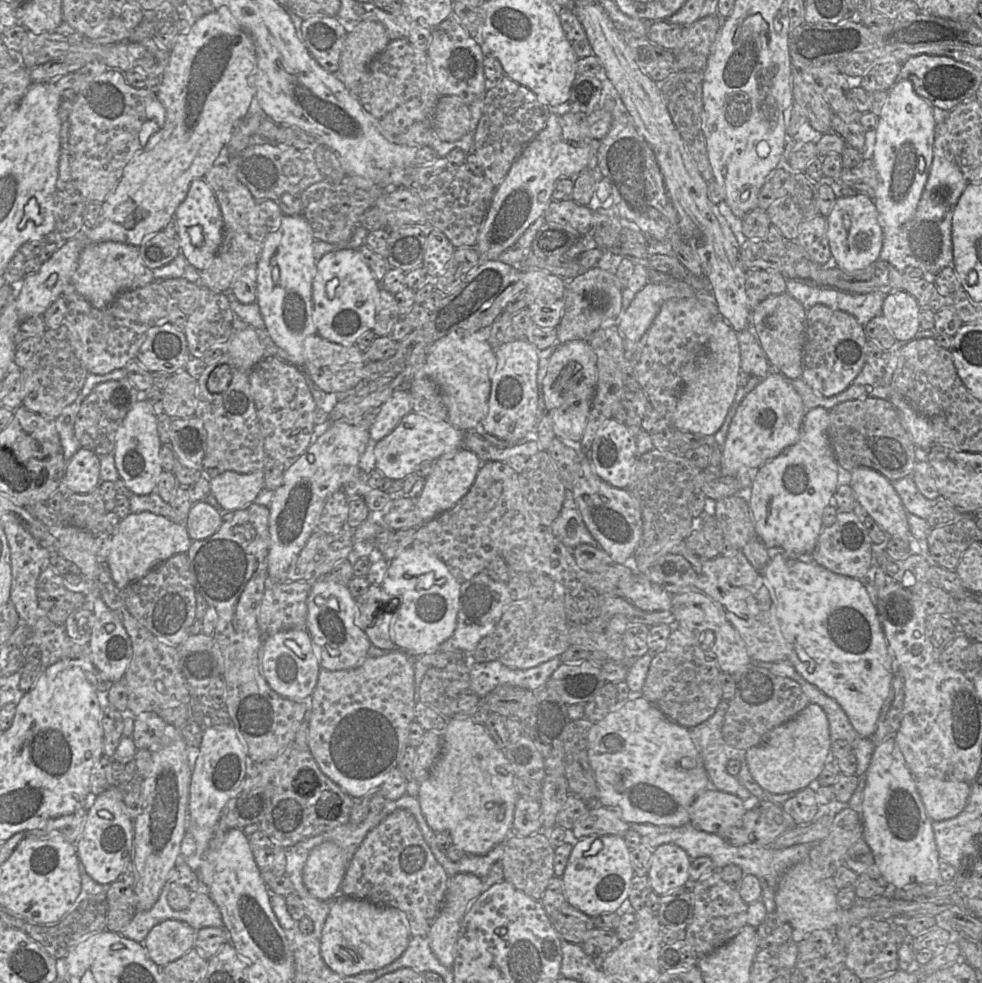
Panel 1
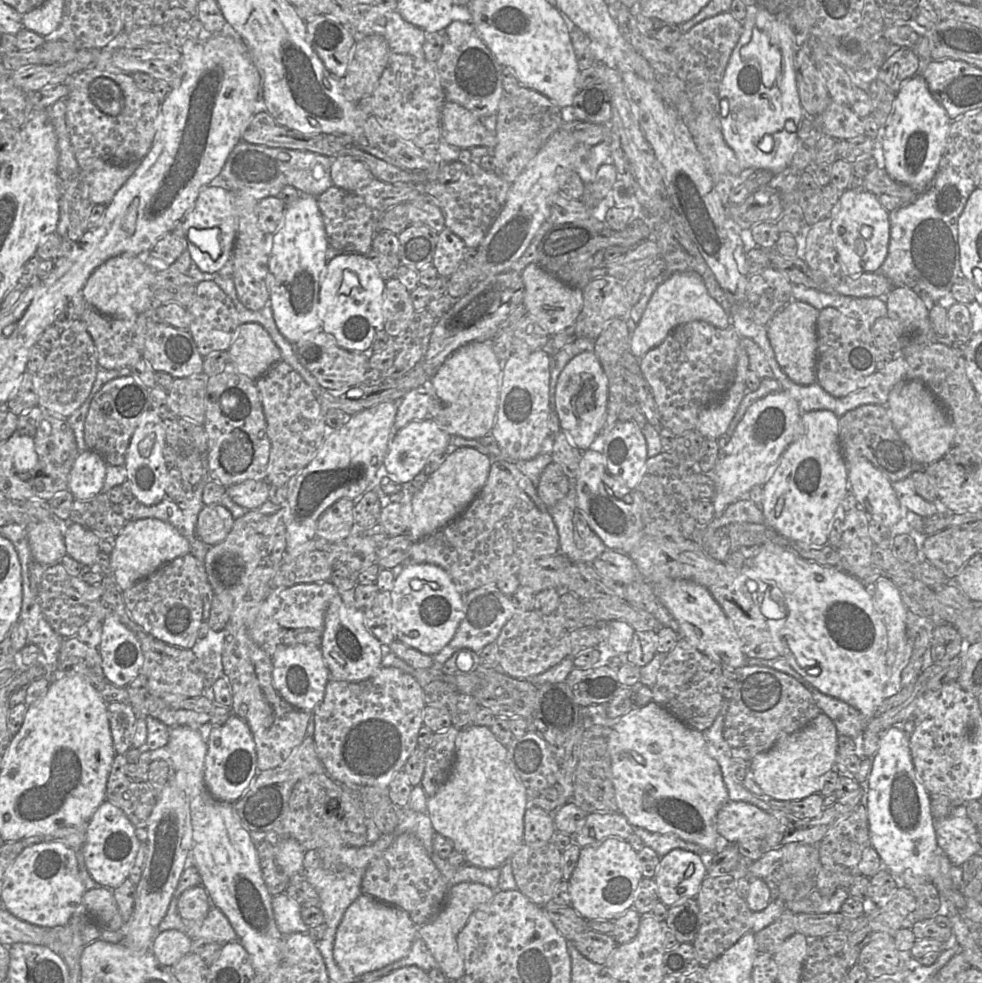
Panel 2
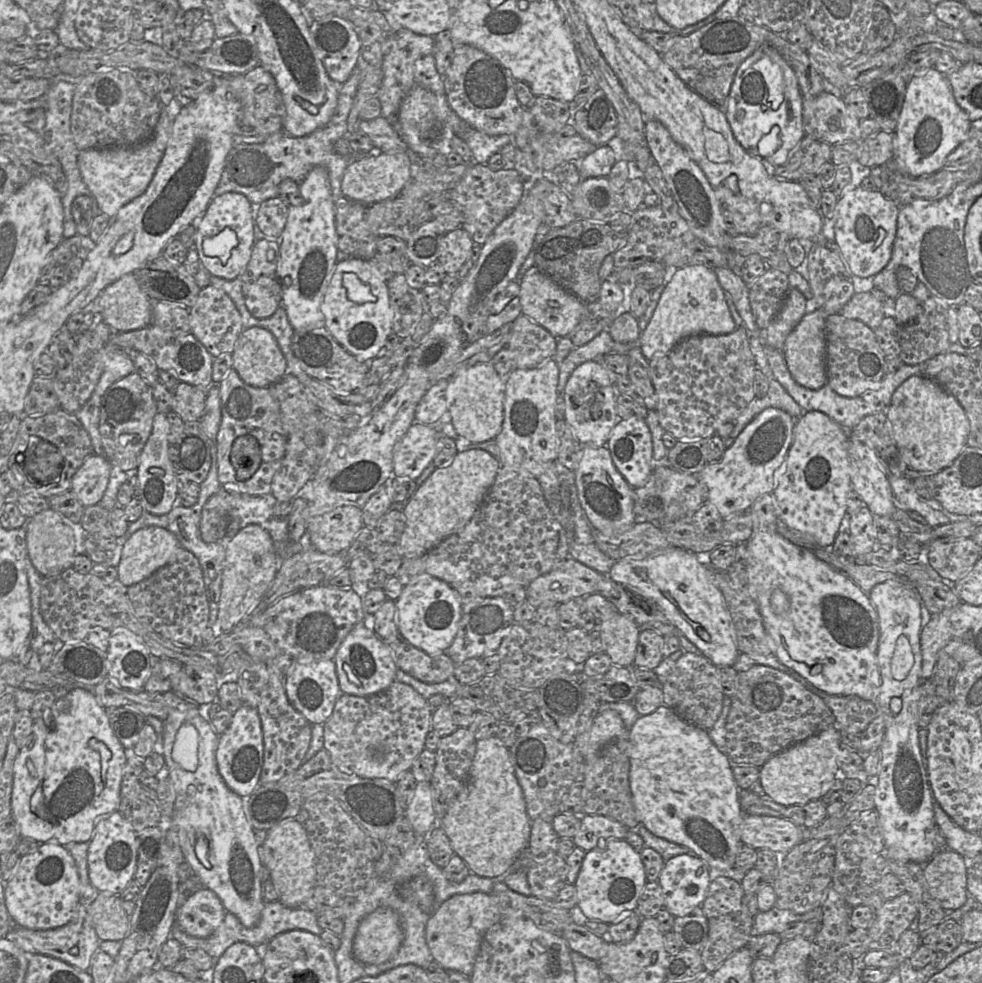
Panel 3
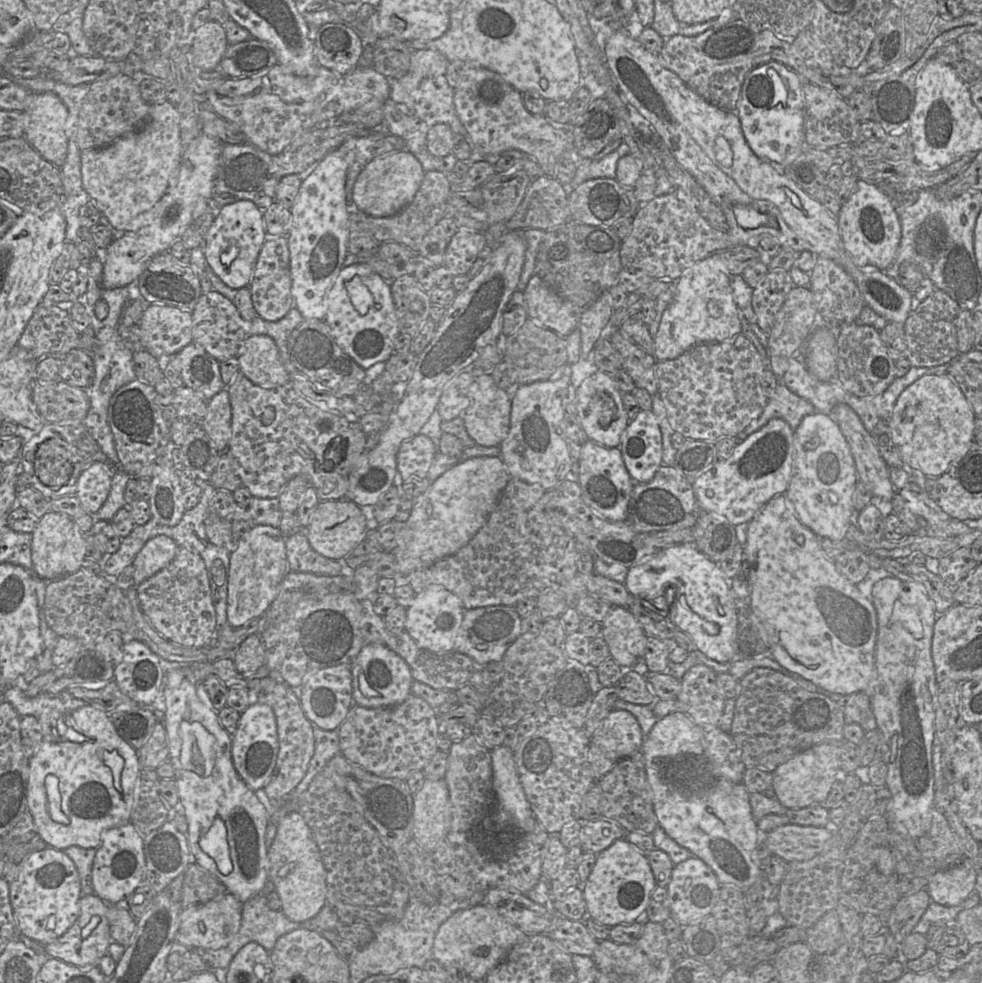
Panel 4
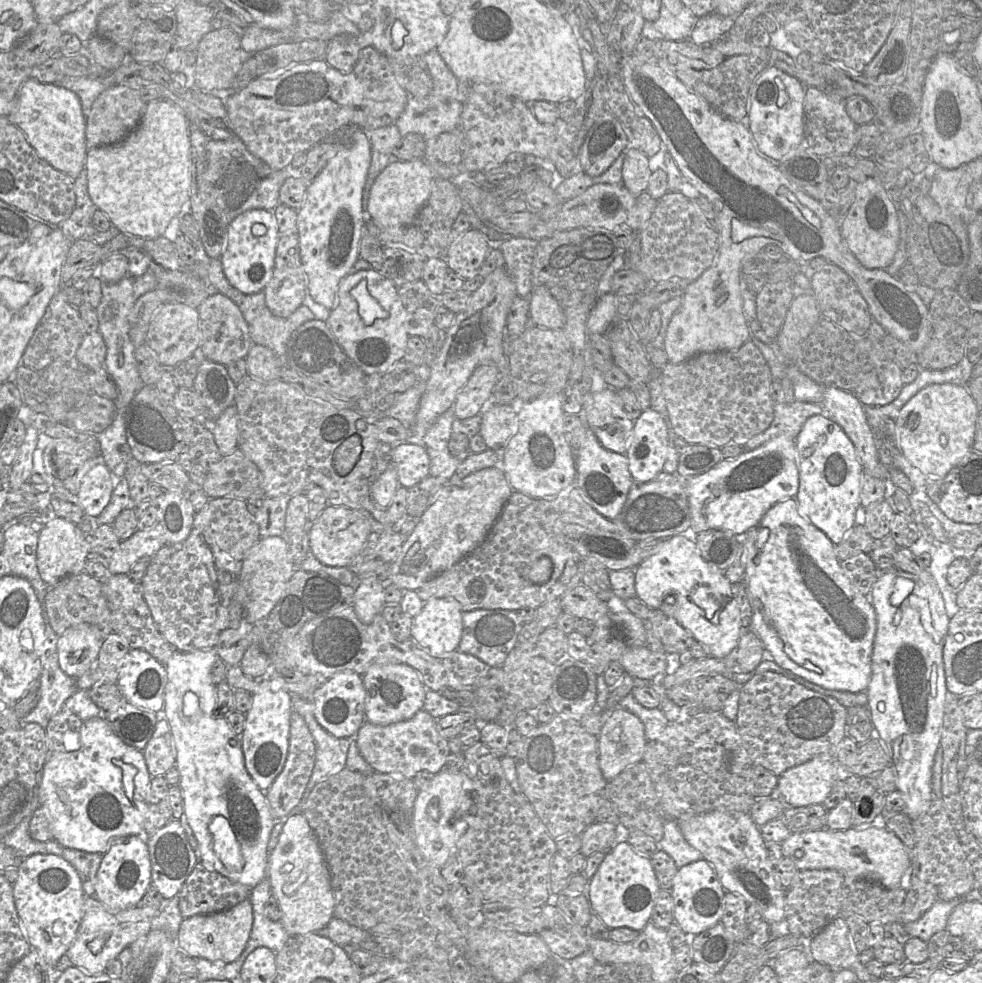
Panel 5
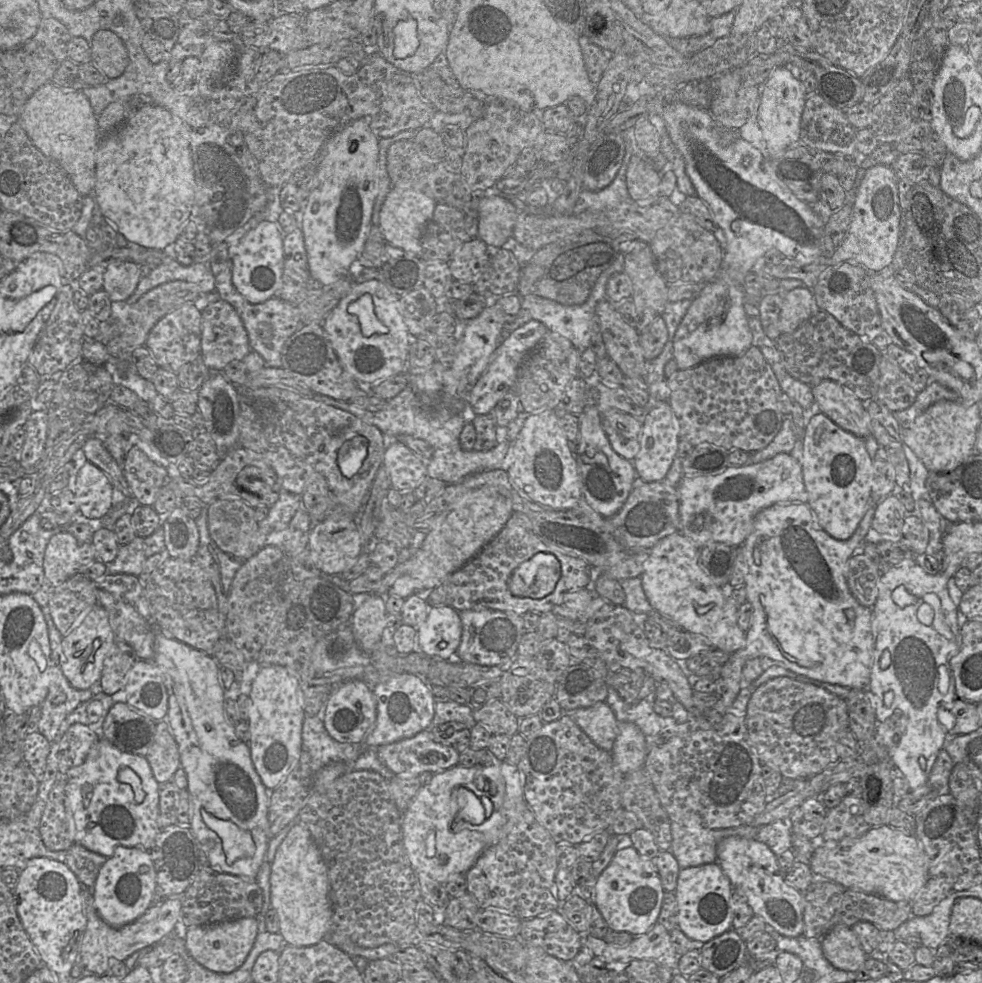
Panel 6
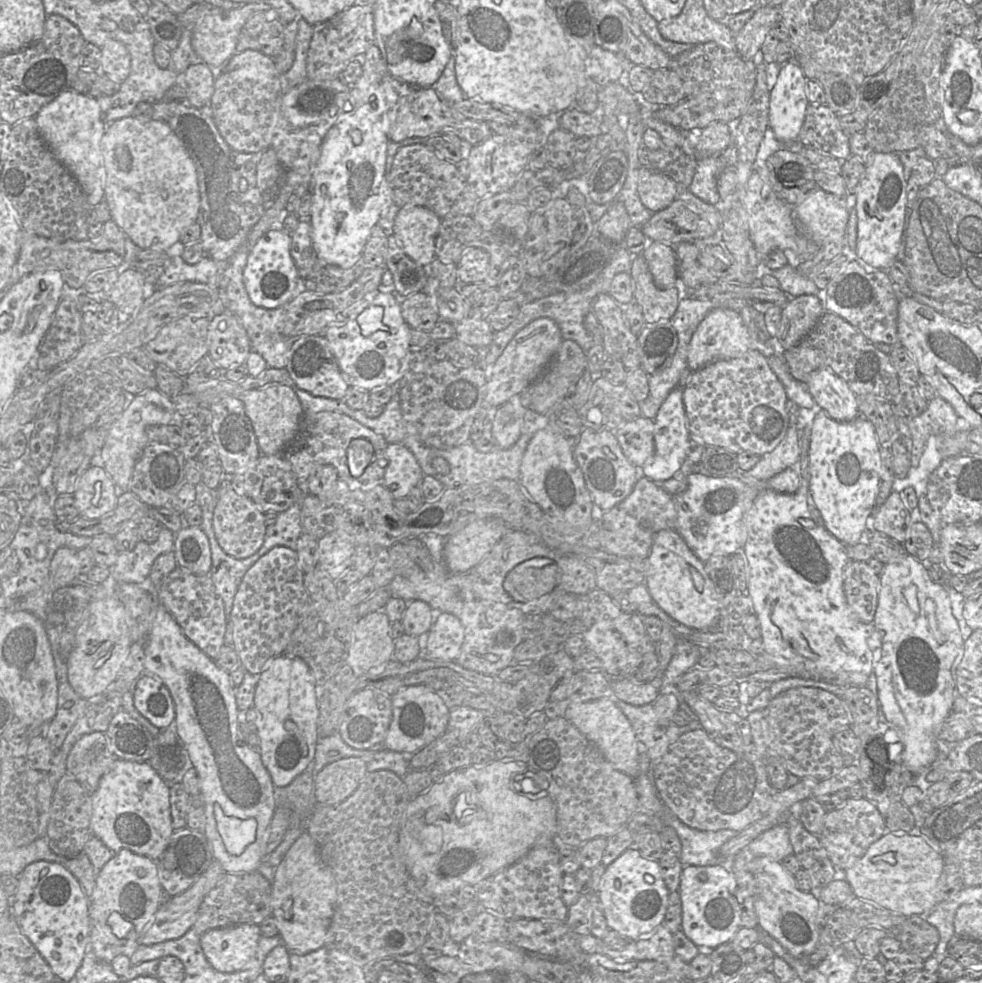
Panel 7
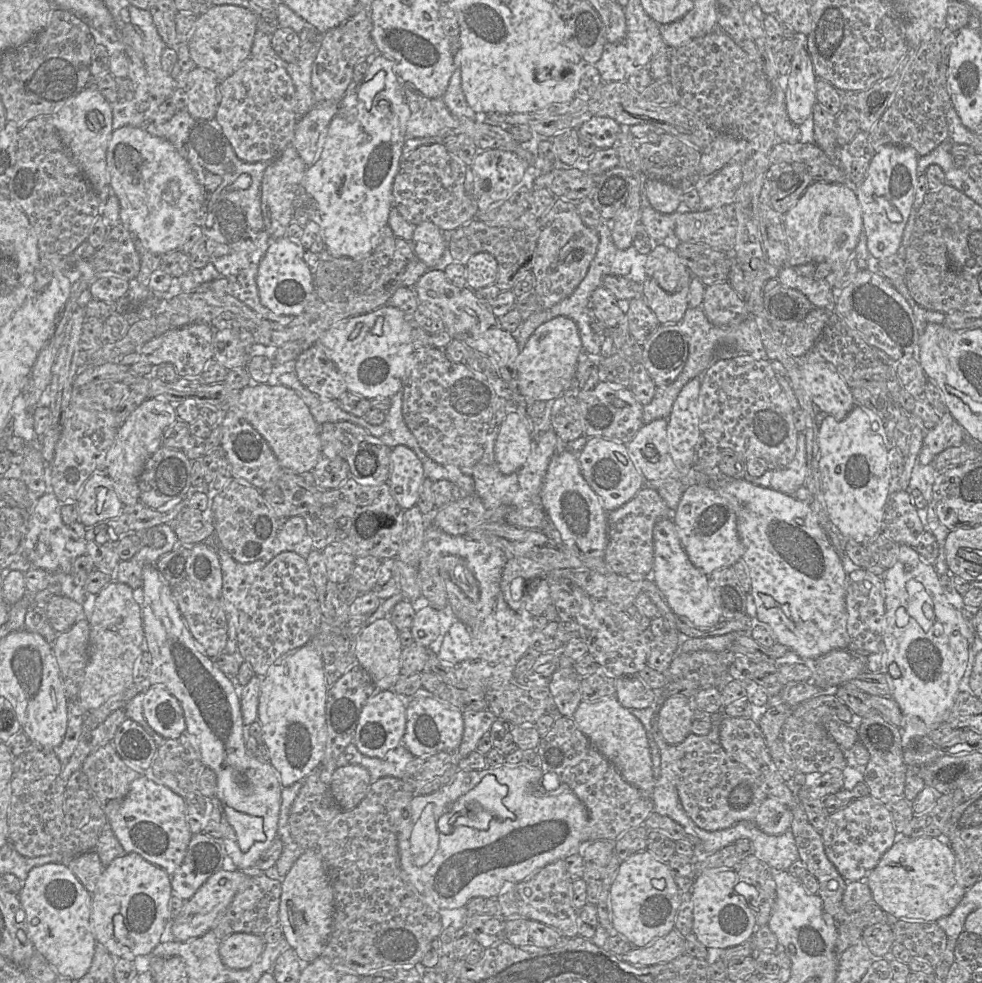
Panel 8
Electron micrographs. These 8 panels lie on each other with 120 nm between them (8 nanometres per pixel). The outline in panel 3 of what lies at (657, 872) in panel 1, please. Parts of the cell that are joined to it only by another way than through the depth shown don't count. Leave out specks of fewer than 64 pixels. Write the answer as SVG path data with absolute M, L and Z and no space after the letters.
M695 854L676 855L665 862L657 882L663 890L664 908L674 917L701 906L711 882L709 867Z

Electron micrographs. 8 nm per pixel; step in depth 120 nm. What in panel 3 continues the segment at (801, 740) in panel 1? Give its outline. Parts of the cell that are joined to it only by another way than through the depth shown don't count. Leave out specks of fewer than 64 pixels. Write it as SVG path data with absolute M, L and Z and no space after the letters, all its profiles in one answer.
M837 726L829 727L769 758L759 768L759 782L765 793L783 806L804 805L821 800L836 778L841 778L838 755L841 749Z

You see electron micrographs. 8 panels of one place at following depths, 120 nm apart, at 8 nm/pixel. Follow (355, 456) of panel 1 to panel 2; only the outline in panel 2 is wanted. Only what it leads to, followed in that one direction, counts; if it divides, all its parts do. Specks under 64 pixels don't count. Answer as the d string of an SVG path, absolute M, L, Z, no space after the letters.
M381 402L349 416L344 425L324 439L316 457L296 478L286 483L288 496L280 505L286 526L286 552L314 539L318 519L339 499L348 498L355 503L364 493L372 490L371 483L384 463L395 431L397 403Z

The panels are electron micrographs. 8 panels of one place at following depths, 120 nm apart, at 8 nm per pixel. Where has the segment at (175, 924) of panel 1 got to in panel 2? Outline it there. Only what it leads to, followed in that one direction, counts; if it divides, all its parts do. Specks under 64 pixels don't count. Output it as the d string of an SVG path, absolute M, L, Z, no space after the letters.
M175 929L156 933L150 951L164 966L173 966L190 953L192 940L183 932Z

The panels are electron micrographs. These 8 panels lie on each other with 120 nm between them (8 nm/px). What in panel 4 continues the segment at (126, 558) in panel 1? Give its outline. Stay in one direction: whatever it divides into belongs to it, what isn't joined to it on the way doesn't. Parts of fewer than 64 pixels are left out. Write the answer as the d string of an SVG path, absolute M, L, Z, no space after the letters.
M158 535L148 540L132 564L135 568L134 586L138 586L169 565L178 549L177 543L166 535Z

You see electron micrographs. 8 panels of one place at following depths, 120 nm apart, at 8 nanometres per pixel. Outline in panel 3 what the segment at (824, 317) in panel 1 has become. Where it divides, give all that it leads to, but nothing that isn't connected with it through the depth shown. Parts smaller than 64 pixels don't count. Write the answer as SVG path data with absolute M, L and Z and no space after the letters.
M830 314L825 320L827 384L844 397L859 396L873 389L887 374L886 355L882 352L874 331L860 320Z

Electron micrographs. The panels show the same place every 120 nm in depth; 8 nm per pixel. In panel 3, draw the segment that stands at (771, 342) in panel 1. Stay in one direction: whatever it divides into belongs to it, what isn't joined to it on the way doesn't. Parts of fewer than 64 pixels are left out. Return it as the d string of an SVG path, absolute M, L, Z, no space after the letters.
M823 310L806 312L784 343L783 354L791 376L798 384L808 389L819 389L827 383L825 320L828 315L830 314Z

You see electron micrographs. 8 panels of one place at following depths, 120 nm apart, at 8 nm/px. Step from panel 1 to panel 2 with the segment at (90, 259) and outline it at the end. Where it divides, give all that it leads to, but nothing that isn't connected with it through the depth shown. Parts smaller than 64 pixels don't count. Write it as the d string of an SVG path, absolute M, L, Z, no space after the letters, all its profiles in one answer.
M120 254L97 267L81 290L87 303L107 317L135 318L154 308L154 275L143 261L143 256Z

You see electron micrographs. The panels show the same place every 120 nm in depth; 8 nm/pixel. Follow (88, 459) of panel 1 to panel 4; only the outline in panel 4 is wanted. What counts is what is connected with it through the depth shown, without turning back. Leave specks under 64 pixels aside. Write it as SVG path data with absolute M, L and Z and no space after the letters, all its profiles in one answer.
M93 461L80 472L76 496L89 514L96 514L106 501L115 469L109 462Z

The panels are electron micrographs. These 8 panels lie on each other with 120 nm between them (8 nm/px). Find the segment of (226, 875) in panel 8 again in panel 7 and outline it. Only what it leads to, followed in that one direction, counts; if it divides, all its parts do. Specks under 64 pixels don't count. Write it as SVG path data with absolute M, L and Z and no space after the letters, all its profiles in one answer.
M215 859L202 873L199 879L185 892L172 896L171 900L161 906L139 940L140 945L152 945L182 937L195 923L198 910L205 896L215 887L225 874L222 866Z

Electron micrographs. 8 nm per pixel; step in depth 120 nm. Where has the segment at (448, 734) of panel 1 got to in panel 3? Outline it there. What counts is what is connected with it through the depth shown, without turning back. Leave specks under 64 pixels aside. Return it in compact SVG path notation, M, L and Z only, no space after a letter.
M492 736L487 739L477 740L476 752L473 759L468 782L464 790L460 793L457 799L449 807L445 815L437 820L436 826L440 826L444 830L444 832L446 833L446 835L450 840L454 853L459 855L467 864L471 873L474 873L476 875L482 877L488 877L492 879L499 879L510 869L510 867L520 857L524 856L530 840L531 820L526 811L526 802L525 802L524 794L515 774L509 748L507 748L497 736Z

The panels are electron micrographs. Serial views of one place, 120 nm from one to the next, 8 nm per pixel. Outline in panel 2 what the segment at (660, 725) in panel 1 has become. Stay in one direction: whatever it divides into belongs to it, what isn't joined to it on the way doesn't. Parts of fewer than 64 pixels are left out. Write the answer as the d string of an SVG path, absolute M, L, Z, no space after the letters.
M652 700L645 706L632 707L618 718L610 733L608 751L618 812L632 826L656 833L673 834L707 851L719 849L722 839L717 832L716 817L722 806L729 801L729 796L720 766L707 752L702 731L686 725Z

